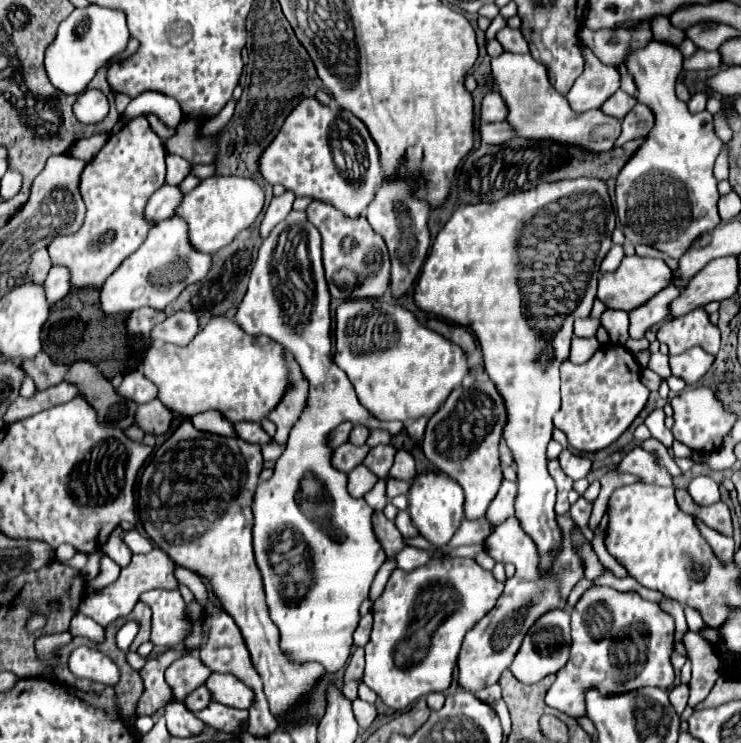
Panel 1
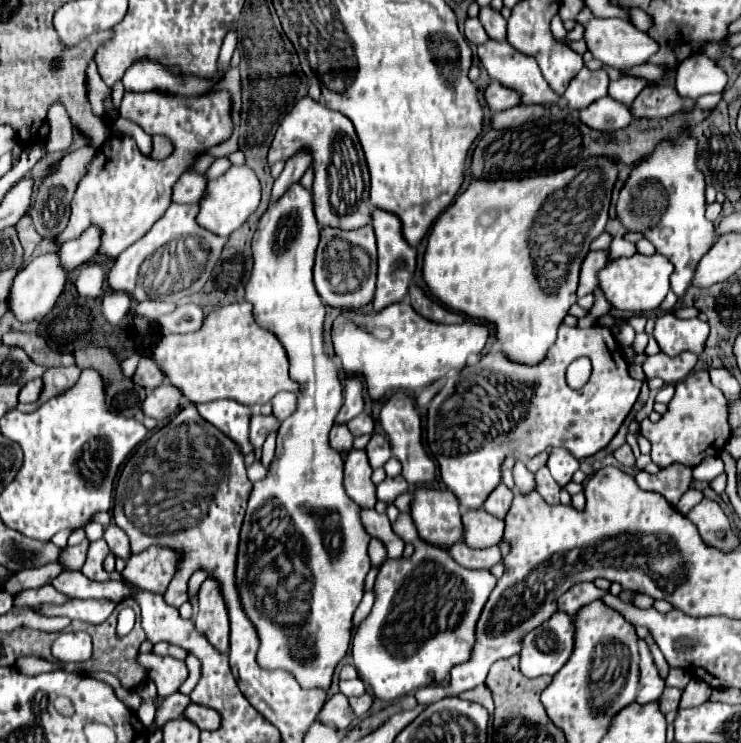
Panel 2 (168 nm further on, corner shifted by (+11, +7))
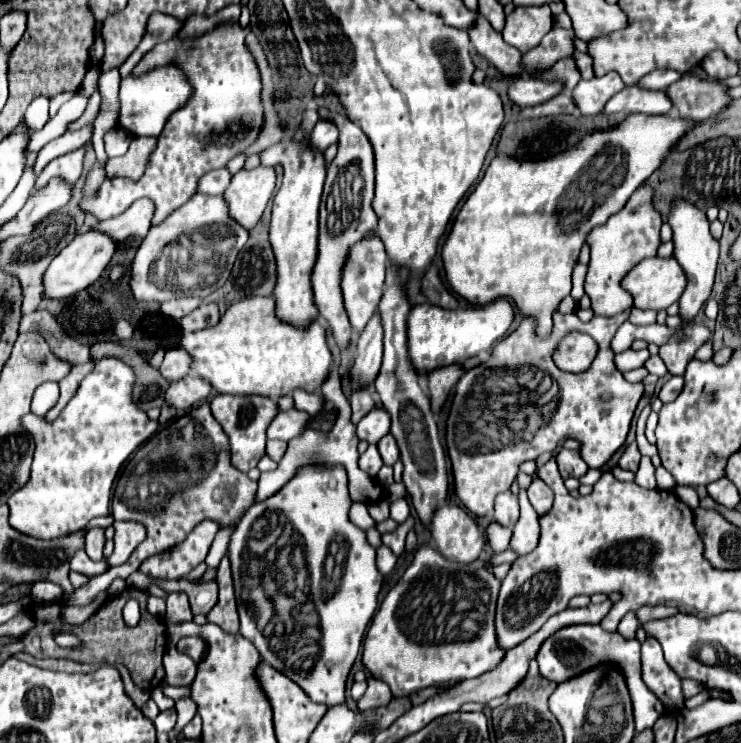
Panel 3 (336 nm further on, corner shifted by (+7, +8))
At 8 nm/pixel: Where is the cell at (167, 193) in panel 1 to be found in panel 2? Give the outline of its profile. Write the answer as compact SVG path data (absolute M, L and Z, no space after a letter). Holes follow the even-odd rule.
M188 171L184 177L180 177L180 183L176 183L174 189L174 203L198 203L204 197L206 191L206 175Z

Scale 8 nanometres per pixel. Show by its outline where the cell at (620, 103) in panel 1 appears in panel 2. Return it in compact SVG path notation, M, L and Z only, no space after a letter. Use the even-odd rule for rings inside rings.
M620 77L616 81L610 83L610 89L608 89L608 95L614 97L616 101L624 101L626 105L630 105L638 93L648 87L650 81L648 79L640 79L640 77Z

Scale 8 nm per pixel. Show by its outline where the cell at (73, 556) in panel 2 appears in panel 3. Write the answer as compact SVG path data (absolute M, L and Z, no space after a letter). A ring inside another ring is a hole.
M90 528L86 532L86 554L90 560L98 562L102 560L102 548L104 548L104 530L102 528Z

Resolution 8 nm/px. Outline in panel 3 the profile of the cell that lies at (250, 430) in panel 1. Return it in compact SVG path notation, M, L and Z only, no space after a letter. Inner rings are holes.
M280 410L274 418L272 418L272 424L268 426L268 438L276 438L276 440L292 440L296 436L302 434L306 422L308 422L308 414L306 412L300 412L300 410Z

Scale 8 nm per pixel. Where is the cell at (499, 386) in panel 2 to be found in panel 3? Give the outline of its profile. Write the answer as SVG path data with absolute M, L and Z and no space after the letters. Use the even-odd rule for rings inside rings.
M622 312L612 318L596 316L588 324L580 322L576 314L554 314L554 330L552 336L546 340L540 340L534 336L534 322L530 318L522 320L520 326L506 336L498 346L494 346L488 362L478 364L476 368L464 372L460 376L452 400L450 400L450 414L446 420L446 448L452 462L452 476L454 476L454 490L456 496L464 502L464 506L474 512L476 516L486 516L494 508L496 494L510 488L510 484L516 480L518 466L526 460L534 460L542 452L554 450L560 440L576 440L580 442L580 454L584 456L584 462L590 468L602 468L610 456L624 444L626 434L630 430L630 422L634 416L634 410L638 406L638 400L644 394L644 384L630 384L624 380L622 372L614 366L614 352L610 350L610 340L614 338L618 326L628 318L628 312ZM568 332L584 332L590 334L600 350L594 358L592 366L586 372L580 374L568 374L560 372L552 360L552 352L556 350L556 344ZM538 394L542 394L538 398ZM604 396L610 396L608 402L604 402Z

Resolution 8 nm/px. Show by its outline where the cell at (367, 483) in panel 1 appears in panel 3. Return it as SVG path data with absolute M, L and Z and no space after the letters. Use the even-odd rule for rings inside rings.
M370 444L364 454L360 454L360 468L372 478L376 478L378 470L382 468L382 458L380 458L378 448L374 444Z

